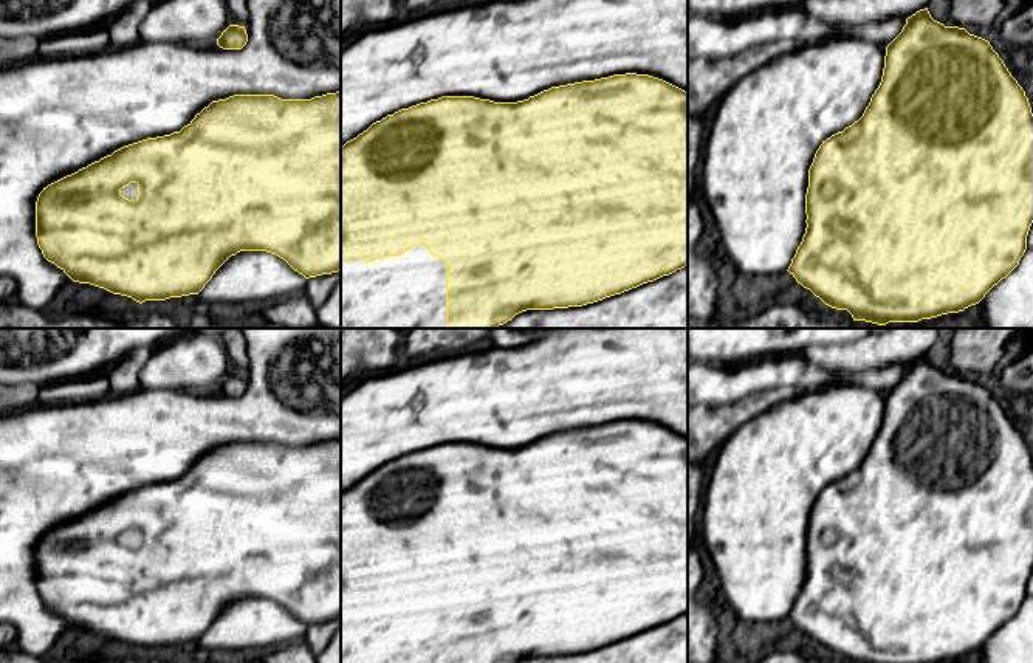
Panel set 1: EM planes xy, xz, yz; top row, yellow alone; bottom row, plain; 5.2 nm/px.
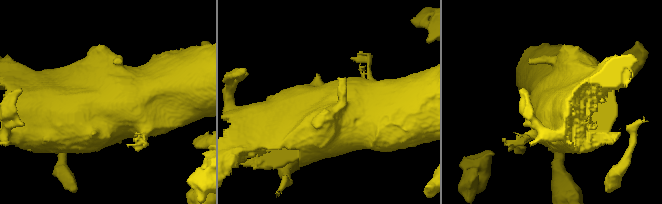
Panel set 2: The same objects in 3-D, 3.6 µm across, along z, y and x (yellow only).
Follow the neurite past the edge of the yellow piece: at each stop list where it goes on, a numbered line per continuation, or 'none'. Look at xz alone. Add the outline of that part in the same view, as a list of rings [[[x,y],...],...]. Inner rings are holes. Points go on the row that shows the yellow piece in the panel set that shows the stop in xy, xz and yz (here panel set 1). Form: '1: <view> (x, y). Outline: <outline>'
1: xz (398, 291). Outline: [[[426,245],[373,262],[341,262],[341,328],[446,328],[446,265]]]

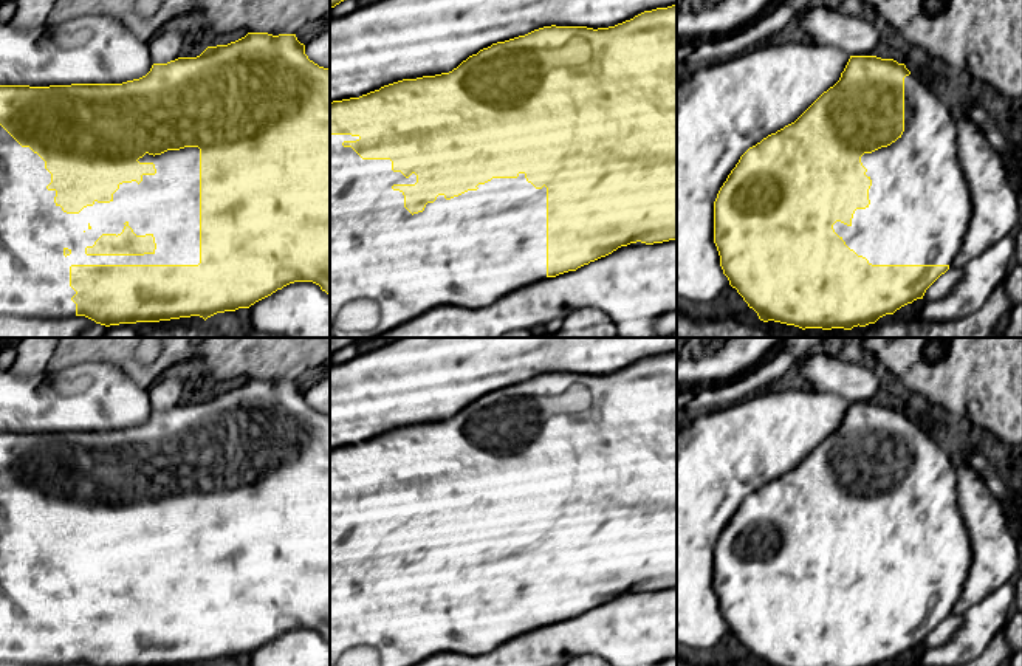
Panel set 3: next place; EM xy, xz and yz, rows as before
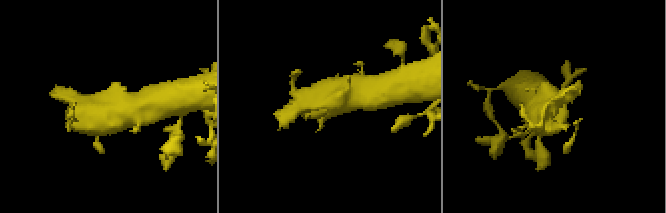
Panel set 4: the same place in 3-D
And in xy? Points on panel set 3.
1: xy (34, 274). Outline: [[[0,125],[0,316],[68,319],[76,316],[70,287],[71,265],[198,265],[200,263],[200,149],[184,147],[161,155],[146,153],[139,163],[153,163],[156,173],[142,175],[142,181],[122,183],[110,203],[84,208],[79,214],[67,214],[54,203],[56,191],[48,191],[51,173],[45,161],[29,147],[22,147]],[[124,223],[136,235],[152,234],[156,249],[144,256],[87,256],[85,248],[93,246],[102,234],[121,234]]]

